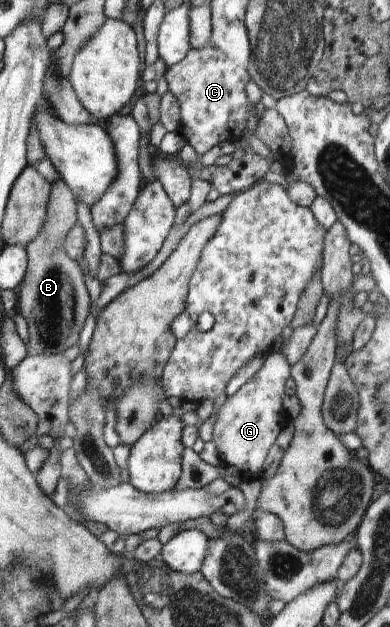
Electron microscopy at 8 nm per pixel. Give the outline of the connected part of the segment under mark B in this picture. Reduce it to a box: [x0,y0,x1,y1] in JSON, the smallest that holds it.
[17,179,91,354]

